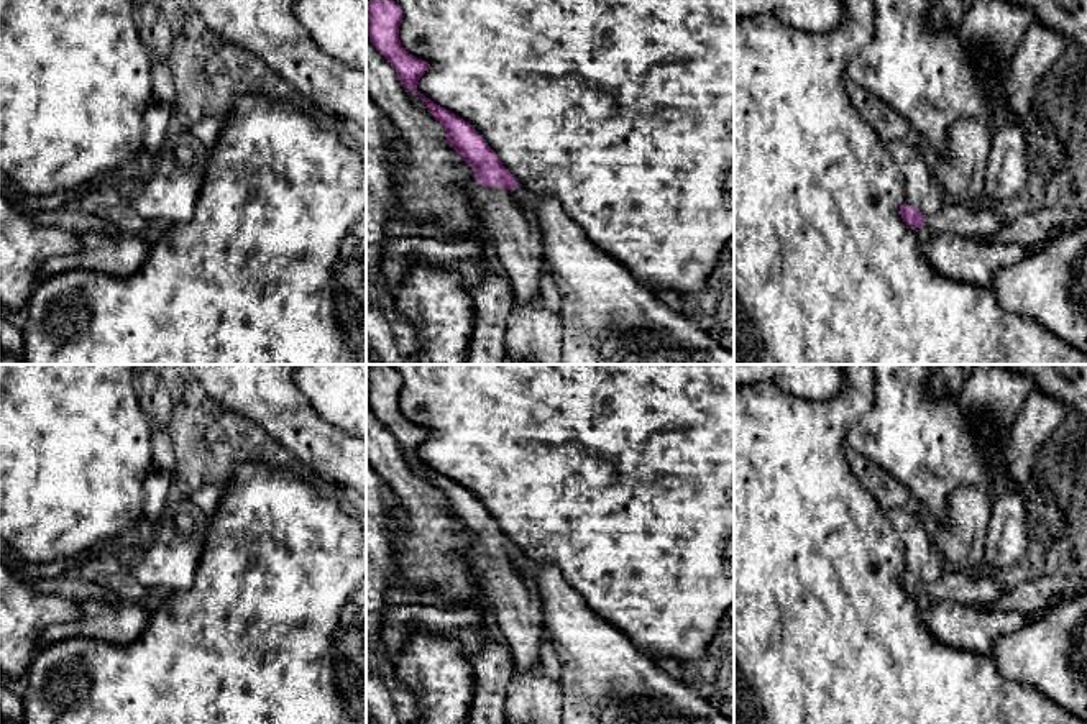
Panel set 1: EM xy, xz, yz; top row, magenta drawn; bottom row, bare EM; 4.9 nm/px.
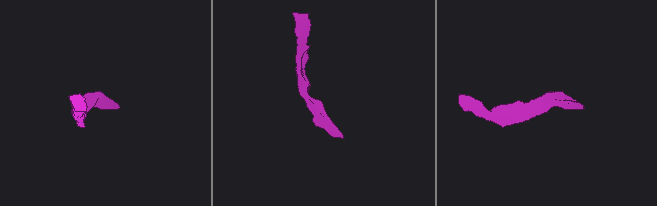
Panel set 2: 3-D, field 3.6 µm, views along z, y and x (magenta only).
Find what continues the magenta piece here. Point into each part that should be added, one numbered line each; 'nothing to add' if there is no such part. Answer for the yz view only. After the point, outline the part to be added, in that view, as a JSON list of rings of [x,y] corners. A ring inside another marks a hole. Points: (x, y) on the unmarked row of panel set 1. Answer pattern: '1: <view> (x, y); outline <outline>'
1: yz (974, 588); outline [[[946,566],[941,578],[924,584],[924,596],[933,603],[951,599],[967,606],[993,606],[1008,589],[997,575],[985,570],[962,571]]]

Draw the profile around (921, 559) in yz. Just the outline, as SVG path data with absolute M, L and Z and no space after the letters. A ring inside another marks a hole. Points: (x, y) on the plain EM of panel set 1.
M905 507L890 509L887 517L905 548L905 570L924 584L938 581L947 565L928 537L924 517L911 514Z

